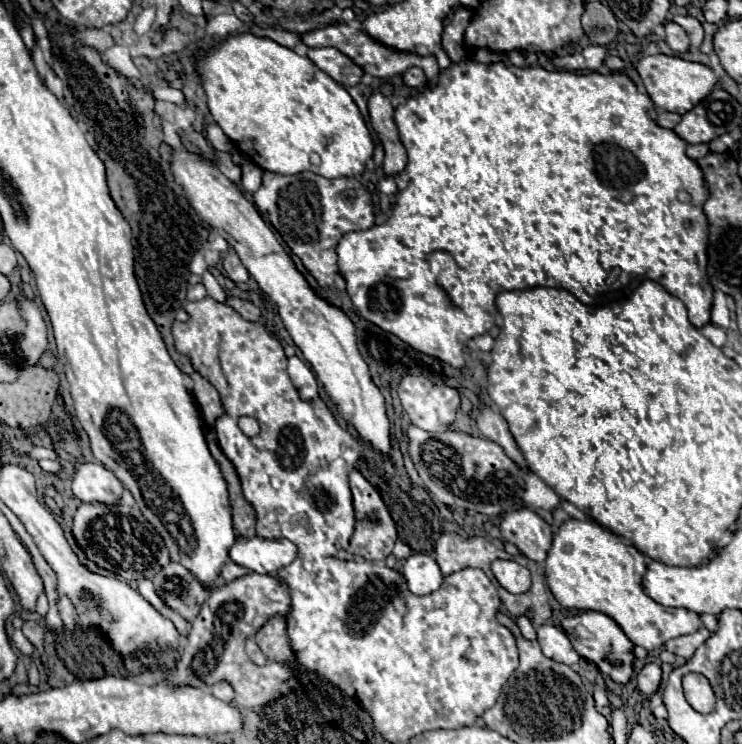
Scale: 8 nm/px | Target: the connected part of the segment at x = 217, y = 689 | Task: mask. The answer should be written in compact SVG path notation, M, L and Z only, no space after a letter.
M218 682L218 684L214 684L214 686L210 688L210 692L212 692L216 698L224 700L224 702L232 702L232 700L234 700L234 690L232 690L232 686L230 686L228 682Z

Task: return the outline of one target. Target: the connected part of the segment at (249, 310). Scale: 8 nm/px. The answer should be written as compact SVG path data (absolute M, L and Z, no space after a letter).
M228 296L228 298L224 300L224 304L228 304L230 308L234 308L244 320L258 320L258 318L260 318L260 310L258 310L252 302L242 300L242 298L238 298L238 296Z

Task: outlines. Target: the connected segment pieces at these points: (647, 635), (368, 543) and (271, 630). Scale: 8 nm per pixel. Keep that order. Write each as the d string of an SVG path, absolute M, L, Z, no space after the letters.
M568 520L554 534L546 558L546 582L554 598L570 610L598 610L618 622L624 634L646 650L660 650L668 640L698 632L704 624L696 612L664 608L654 602L642 586L646 574L644 556L618 534L608 532L598 522Z
M352 470L348 474L348 480L350 480L350 490L352 490L352 498L354 498L354 512L356 512L356 530L352 534L348 550L354 556L362 556L366 560L374 560L374 562L384 560L392 552L394 542L398 540L396 524L394 524L386 504L382 502L380 494L376 492L376 488L358 470Z
M272 616L258 632L254 634L256 644L268 660L274 662L292 662L294 652L290 648L290 638L286 634L286 620L282 616Z

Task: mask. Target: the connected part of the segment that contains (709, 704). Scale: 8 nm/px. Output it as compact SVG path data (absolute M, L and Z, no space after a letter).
M702 674L684 676L684 696L686 696L688 704L700 714L710 714L716 708L714 692Z

